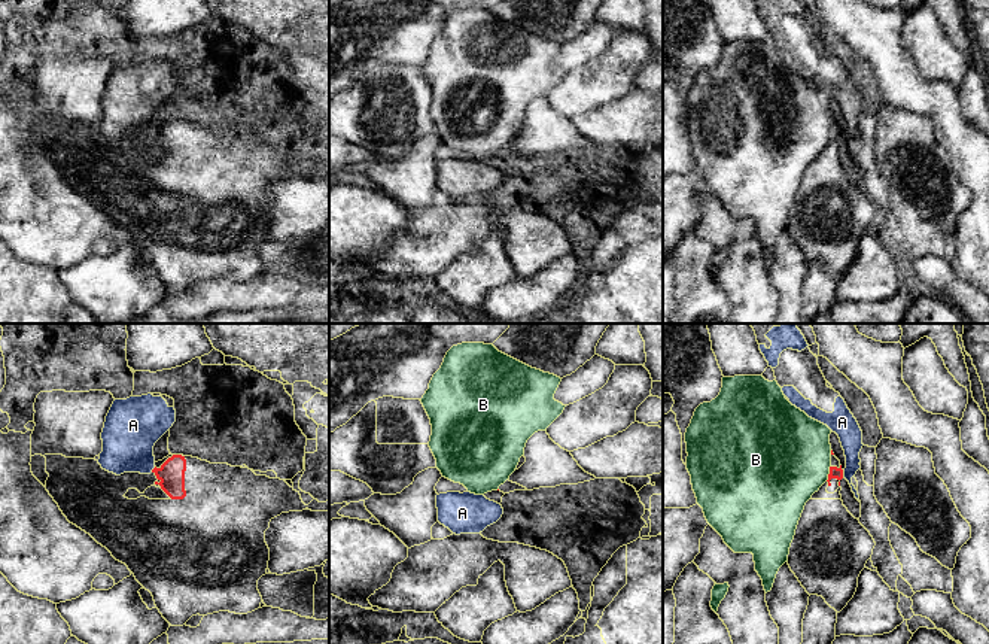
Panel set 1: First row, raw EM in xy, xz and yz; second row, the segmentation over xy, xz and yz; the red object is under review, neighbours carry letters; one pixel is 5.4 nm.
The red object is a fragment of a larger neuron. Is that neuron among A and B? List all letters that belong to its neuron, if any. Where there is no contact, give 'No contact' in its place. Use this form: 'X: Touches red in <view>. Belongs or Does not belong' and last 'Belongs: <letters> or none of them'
A: Touches red in xy. Does not belong
B: Touches red in yz. Does not belong
Belongs: none of them

